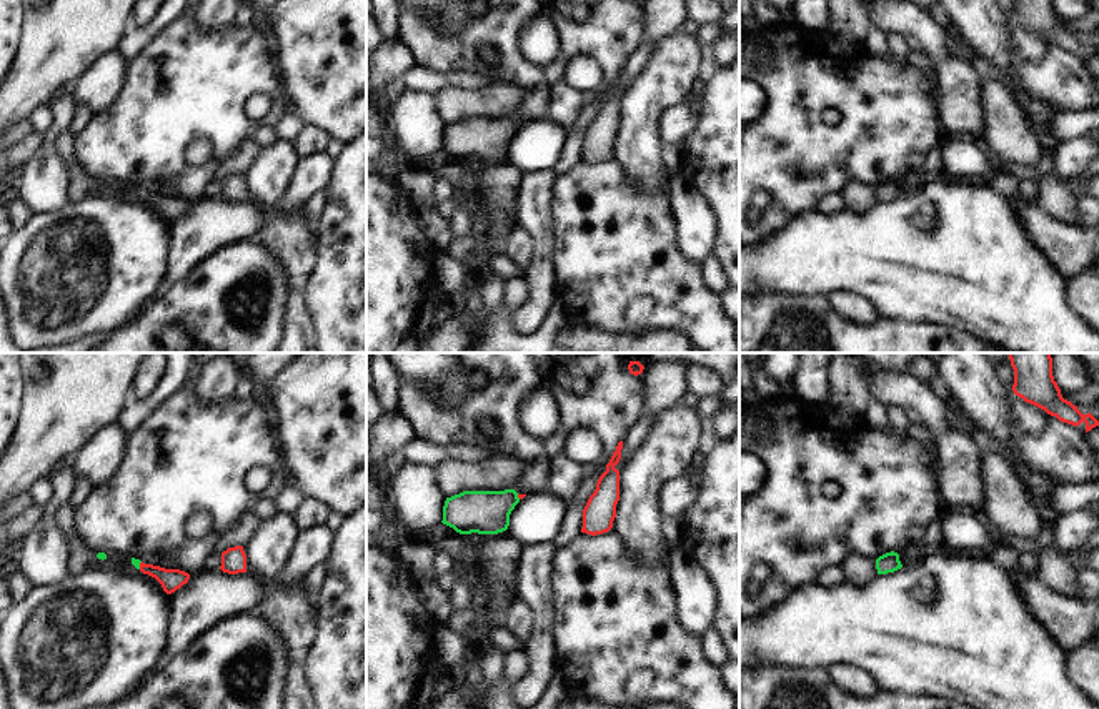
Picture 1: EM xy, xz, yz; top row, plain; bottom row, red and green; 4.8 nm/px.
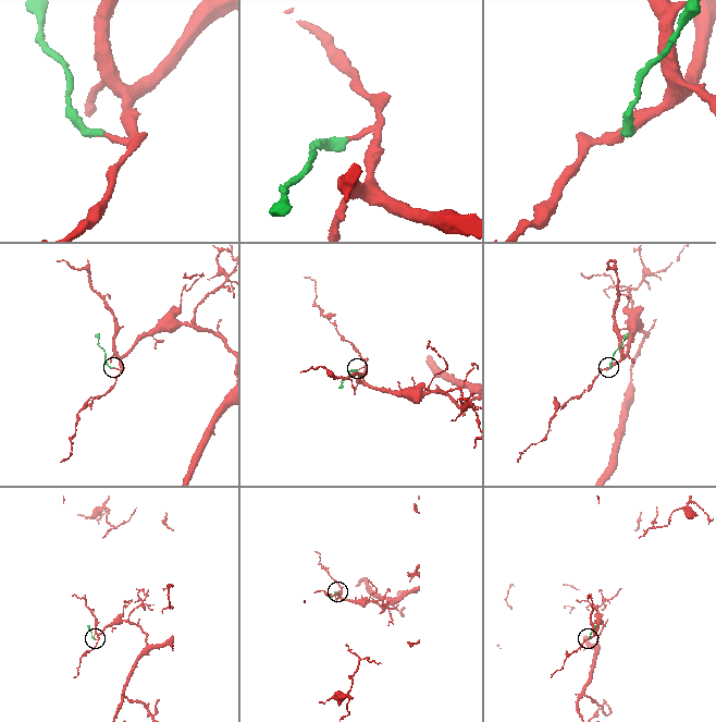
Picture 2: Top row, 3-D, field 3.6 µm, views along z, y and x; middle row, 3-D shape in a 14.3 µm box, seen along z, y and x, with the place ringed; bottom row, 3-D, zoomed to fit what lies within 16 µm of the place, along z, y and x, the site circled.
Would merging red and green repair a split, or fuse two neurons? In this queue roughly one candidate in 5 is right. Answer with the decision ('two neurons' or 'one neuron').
one neuron

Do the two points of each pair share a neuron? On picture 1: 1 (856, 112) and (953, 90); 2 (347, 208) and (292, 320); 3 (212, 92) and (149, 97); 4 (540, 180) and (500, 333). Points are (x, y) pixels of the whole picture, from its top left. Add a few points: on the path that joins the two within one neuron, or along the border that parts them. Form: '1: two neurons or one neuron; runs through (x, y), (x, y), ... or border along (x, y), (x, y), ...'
1: two neurons; border along (933, 82), (939, 128), (943, 132)
2: two neurons; border along (315, 260), (303, 287), (303, 310), (313, 335)
3: one neuron; runs through (197, 92), (172, 92), (164, 97)
4: two neurons; border along (547, 313), (532, 333), (517, 333), (507, 317)

